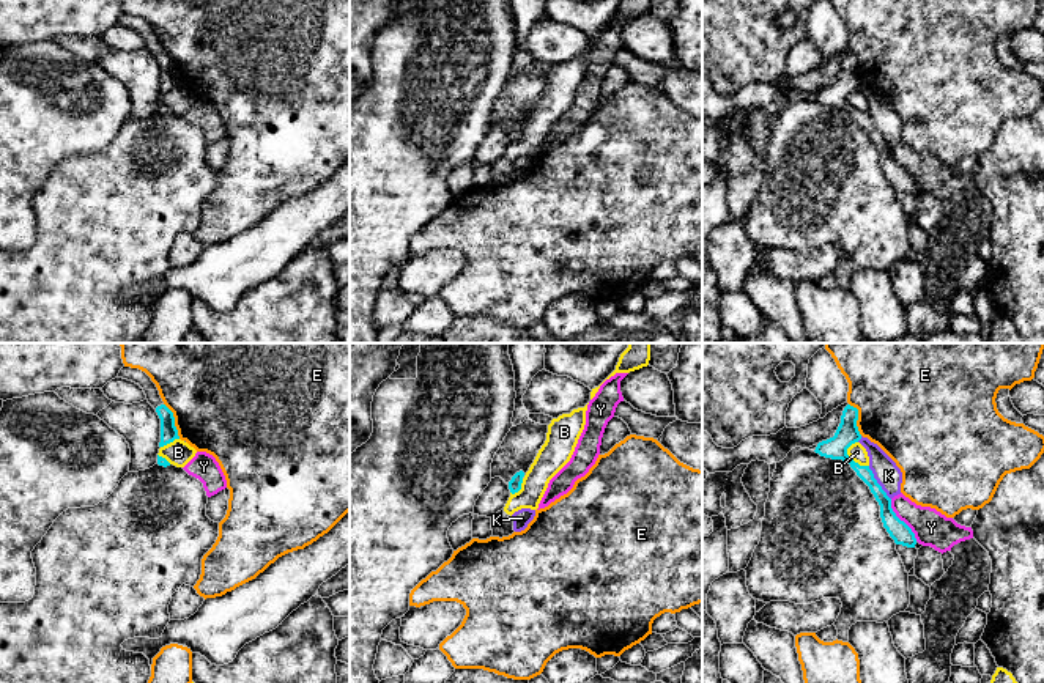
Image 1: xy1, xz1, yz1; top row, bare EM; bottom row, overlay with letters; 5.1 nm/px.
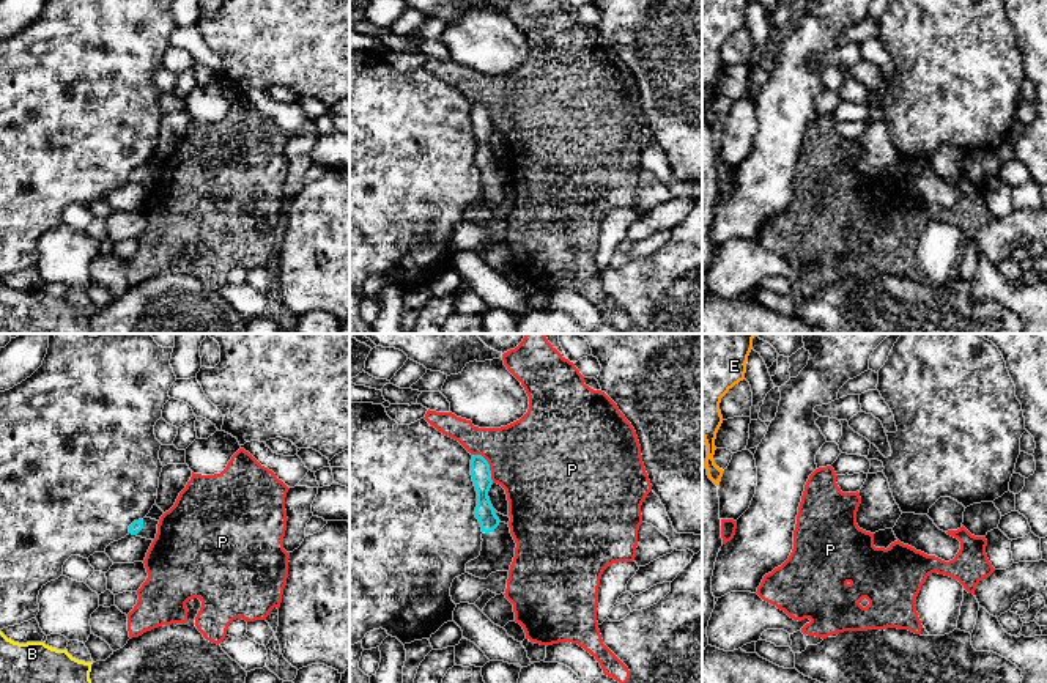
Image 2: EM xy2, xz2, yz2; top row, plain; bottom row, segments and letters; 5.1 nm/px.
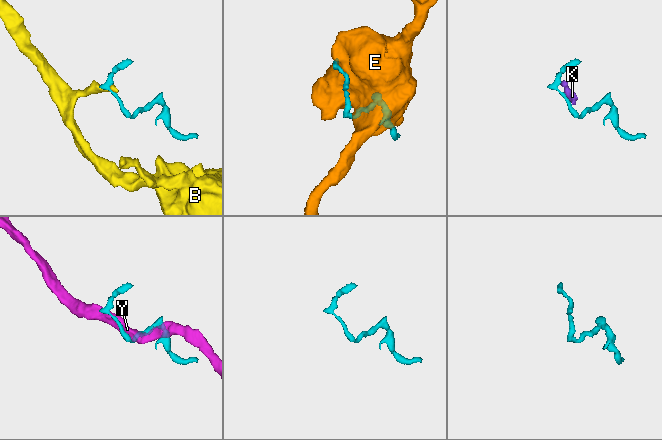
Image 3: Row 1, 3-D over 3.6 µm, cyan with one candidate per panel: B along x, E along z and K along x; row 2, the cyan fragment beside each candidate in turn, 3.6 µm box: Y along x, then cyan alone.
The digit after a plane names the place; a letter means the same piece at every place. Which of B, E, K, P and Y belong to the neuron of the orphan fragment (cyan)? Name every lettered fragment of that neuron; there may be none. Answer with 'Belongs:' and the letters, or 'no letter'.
Belongs: no letter

